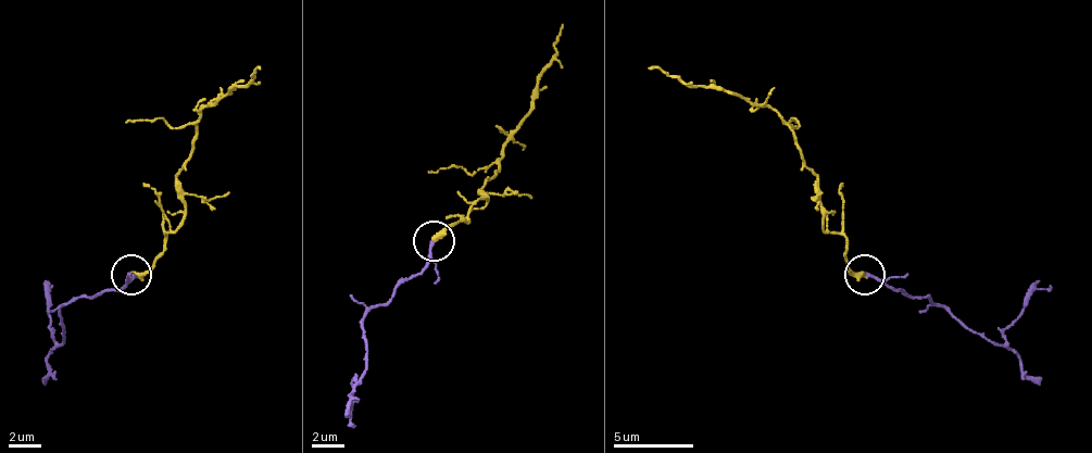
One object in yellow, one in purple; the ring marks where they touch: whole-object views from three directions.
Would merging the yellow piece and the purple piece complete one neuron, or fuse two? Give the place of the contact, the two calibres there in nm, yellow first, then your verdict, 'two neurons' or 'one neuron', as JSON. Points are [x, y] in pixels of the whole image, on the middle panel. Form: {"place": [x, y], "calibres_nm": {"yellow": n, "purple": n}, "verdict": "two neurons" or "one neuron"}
{"place": [434, 240], "calibres_nm": {"yellow": 360, "purple": 190}, "verdict": "one neuron"}

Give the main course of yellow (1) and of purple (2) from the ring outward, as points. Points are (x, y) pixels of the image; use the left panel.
1: (130, 276), (154, 264), (162, 239), (178, 227), (186, 199), (178, 172), (195, 139), (198, 111), (259, 71)
2: (130, 276), (122, 288), (77, 296), (62, 307), (58, 344), (50, 300), (53, 284)

